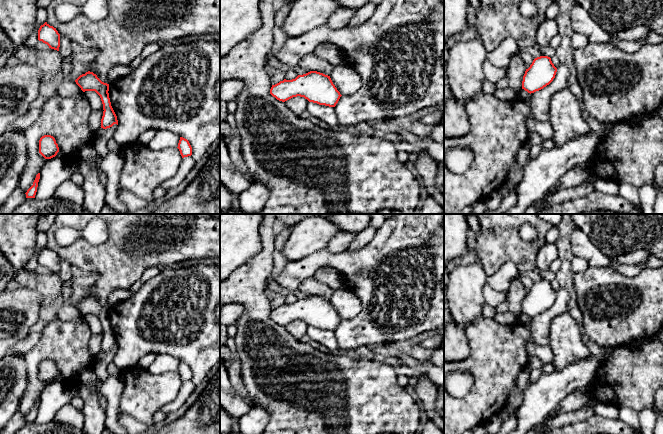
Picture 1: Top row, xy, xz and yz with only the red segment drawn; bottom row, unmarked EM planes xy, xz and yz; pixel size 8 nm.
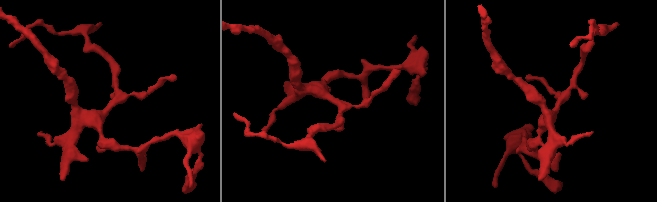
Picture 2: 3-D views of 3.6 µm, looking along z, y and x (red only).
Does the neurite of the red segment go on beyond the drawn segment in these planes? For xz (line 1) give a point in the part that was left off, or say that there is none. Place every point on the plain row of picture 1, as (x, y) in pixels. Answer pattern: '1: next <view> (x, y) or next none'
1: next none

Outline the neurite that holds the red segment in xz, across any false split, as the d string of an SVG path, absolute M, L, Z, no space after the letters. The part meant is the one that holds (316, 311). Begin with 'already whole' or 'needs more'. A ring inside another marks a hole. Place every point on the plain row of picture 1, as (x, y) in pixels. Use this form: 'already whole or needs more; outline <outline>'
already whole; outline M317 295L298 299L292 304L284 303L272 309L270 318L282 326L300 320L309 326L329 331L335 331L342 320L330 300Z

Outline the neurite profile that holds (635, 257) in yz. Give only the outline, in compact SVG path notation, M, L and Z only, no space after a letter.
M633 250L624 255L615 256L610 258L612 261L623 265L638 265L645 263L652 253L648 250Z

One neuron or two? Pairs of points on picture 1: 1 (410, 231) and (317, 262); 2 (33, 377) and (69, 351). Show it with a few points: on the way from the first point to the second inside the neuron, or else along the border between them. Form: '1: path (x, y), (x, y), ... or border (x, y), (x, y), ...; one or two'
1: path (387, 252), (376, 260), (340, 260); one
2: path (33, 364), (44, 351), (56, 351); one

